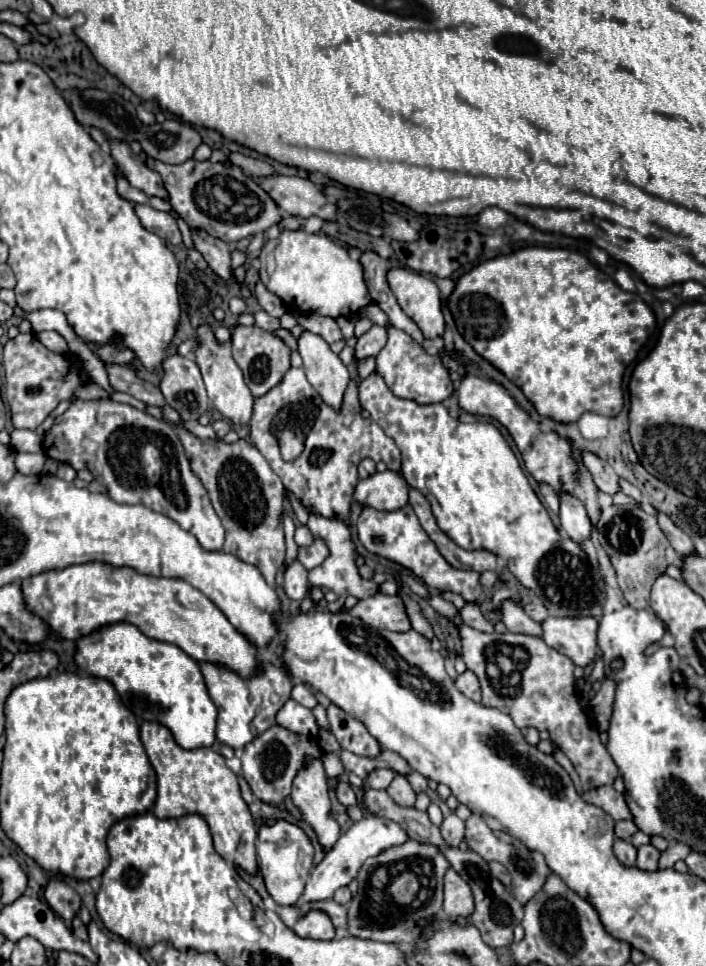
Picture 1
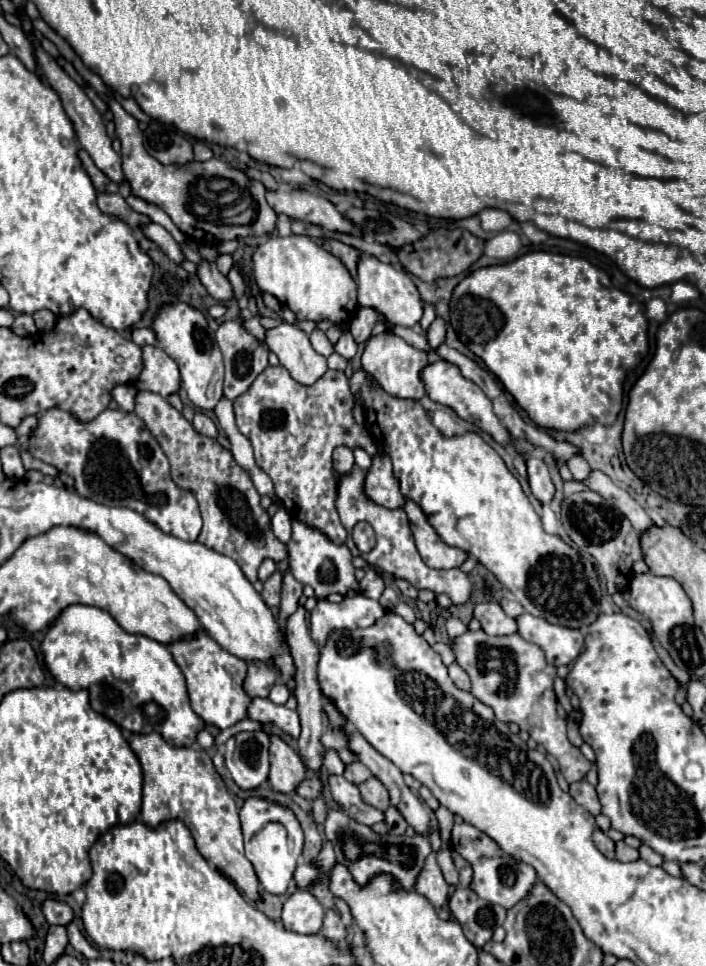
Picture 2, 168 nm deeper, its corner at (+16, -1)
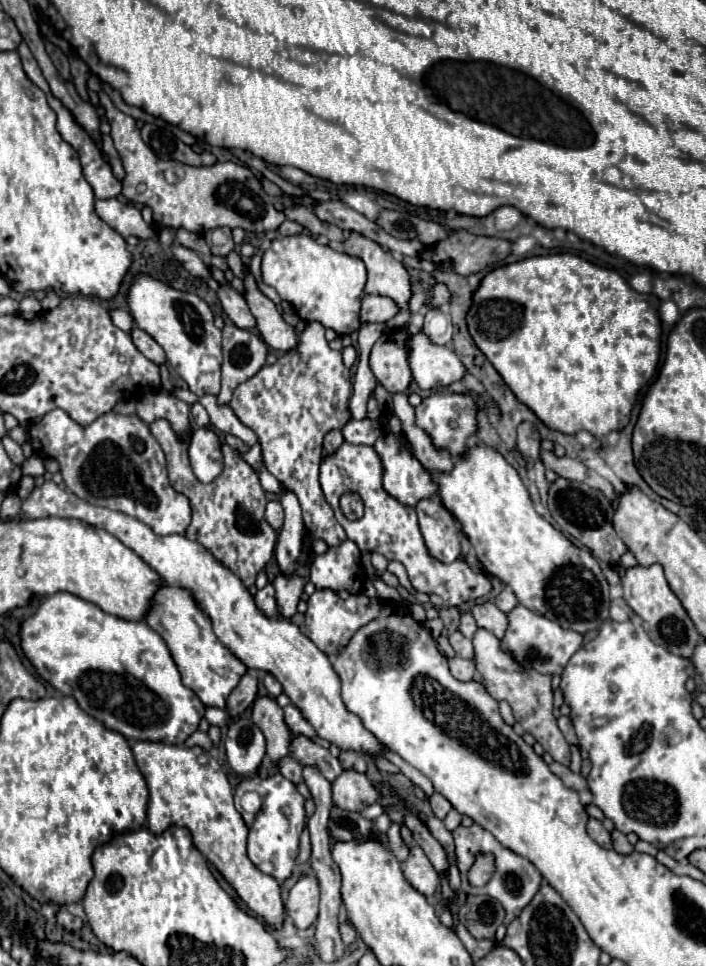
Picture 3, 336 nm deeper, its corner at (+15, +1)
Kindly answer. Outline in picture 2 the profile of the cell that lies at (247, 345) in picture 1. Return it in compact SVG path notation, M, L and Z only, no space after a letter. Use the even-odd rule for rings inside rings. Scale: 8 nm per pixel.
M224 321L216 331L216 339L218 339L220 351L224 355L224 367L226 367L224 397L232 401L238 395L242 395L252 385L252 381L268 367L268 349L266 349L266 343L260 343L238 321Z

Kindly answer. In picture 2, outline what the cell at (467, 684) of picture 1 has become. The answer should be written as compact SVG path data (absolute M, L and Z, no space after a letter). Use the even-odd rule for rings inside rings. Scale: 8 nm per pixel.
M452 663L448 669L450 669L450 677L452 677L452 681L454 681L460 689L470 691L470 679L468 679L468 673L466 673L458 663Z

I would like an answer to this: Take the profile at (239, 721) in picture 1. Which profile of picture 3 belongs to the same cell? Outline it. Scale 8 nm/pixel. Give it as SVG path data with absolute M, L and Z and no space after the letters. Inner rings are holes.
M163 585L161 593L157 593L157 601L153 601L153 613L145 617L145 623L167 643L173 661L179 667L183 685L189 687L205 707L225 709L229 693L247 673L247 667L215 637L209 619L203 615L195 599L185 589Z

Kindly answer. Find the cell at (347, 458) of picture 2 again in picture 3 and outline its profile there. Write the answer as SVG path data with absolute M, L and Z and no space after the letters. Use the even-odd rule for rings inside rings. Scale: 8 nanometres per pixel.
M331 431L331 433L327 433L327 437L325 437L325 453L327 455L333 455L341 445L343 445L343 433L341 431Z

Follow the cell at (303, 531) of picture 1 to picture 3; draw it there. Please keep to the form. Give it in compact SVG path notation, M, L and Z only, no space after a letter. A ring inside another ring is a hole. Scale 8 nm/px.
M269 501L269 503L267 503L265 519L269 521L269 525L271 525L273 529L277 529L277 531L281 529L281 525L283 525L283 507L281 507L279 501Z

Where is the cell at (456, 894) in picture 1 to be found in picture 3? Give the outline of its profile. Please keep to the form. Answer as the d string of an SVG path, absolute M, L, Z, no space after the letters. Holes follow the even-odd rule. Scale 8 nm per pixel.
M413 847L409 851L403 875L425 897L433 895L439 889L439 873L431 865L431 861L425 857L421 847Z

